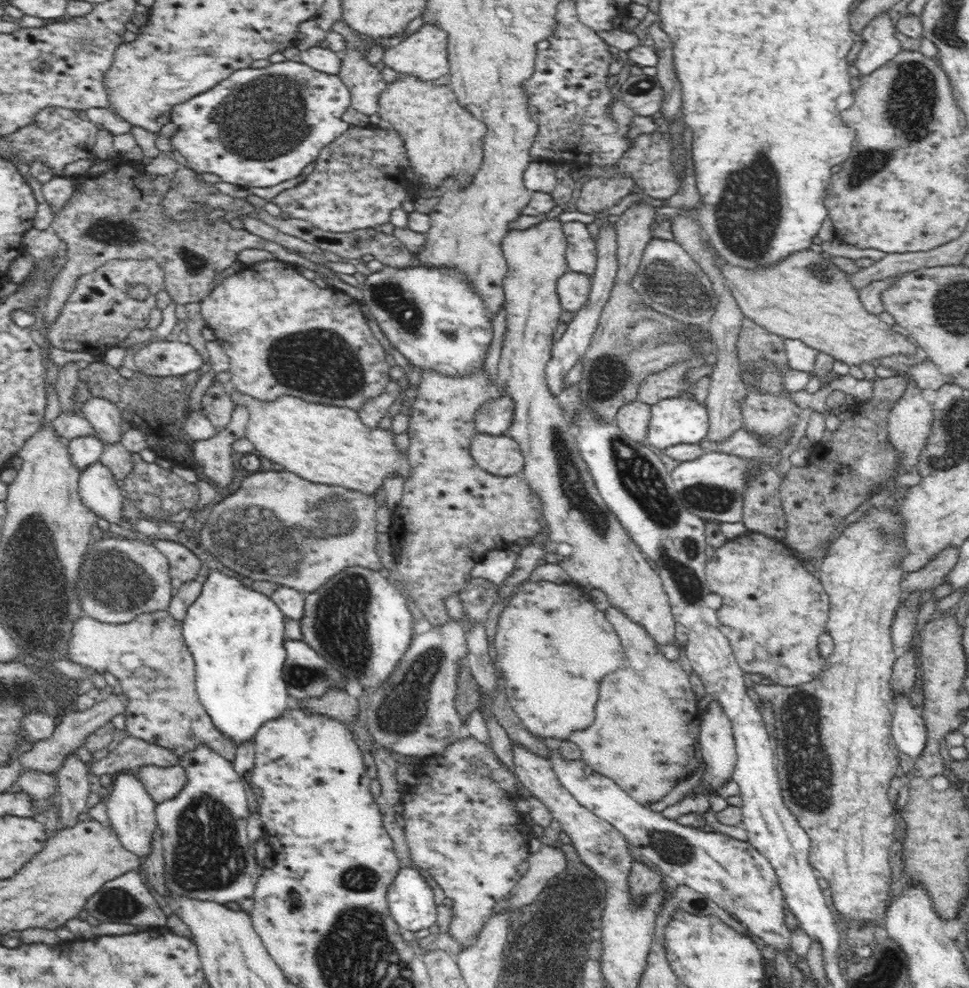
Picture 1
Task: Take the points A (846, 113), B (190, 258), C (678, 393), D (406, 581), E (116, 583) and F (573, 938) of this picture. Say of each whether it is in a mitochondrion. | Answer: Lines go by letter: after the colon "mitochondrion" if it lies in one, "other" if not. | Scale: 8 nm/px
A: other
B: mitochondrion
C: other
D: other
E: mitochondrion
F: mitochondrion

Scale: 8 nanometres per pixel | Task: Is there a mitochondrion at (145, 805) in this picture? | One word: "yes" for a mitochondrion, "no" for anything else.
no

